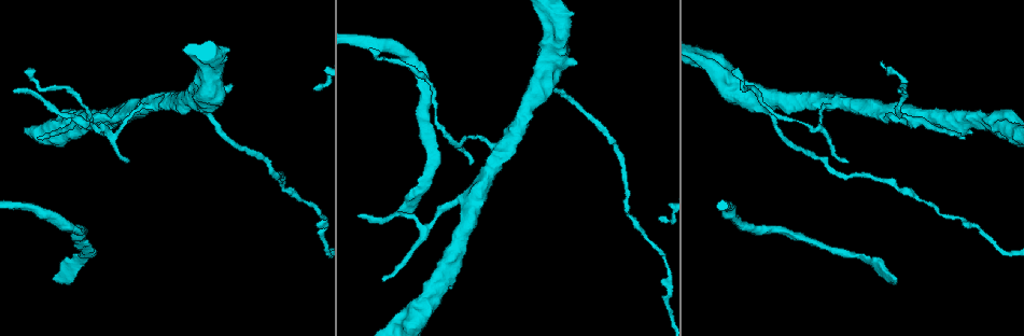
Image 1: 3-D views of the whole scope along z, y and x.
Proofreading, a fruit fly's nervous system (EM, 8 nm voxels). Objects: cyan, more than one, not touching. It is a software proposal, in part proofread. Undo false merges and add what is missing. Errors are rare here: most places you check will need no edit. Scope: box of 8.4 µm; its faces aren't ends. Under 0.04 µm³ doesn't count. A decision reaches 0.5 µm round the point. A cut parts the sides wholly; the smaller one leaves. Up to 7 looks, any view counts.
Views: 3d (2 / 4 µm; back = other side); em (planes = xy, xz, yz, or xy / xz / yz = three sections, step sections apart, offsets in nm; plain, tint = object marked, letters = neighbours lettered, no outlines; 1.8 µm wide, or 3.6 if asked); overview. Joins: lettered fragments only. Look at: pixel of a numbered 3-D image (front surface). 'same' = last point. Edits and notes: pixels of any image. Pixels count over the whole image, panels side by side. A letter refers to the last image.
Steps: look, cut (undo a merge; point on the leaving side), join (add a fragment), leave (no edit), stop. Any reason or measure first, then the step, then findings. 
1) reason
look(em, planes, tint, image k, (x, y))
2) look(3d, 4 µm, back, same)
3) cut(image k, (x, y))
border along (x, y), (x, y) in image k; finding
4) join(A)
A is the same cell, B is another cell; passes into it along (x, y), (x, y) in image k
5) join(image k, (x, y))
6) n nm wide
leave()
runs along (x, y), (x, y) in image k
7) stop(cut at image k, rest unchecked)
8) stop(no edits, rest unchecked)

long arm stops here
look(em, planes, tint, image 1, (733, 72))

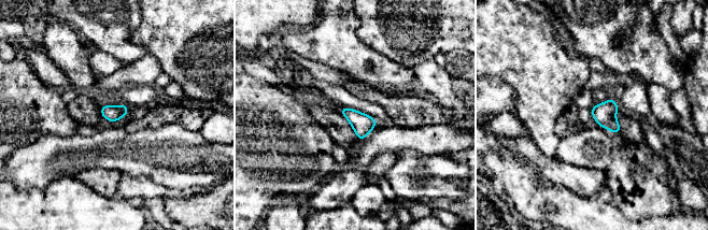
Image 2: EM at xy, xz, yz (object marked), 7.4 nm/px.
what lies round it
look(em, planes, letters, same)

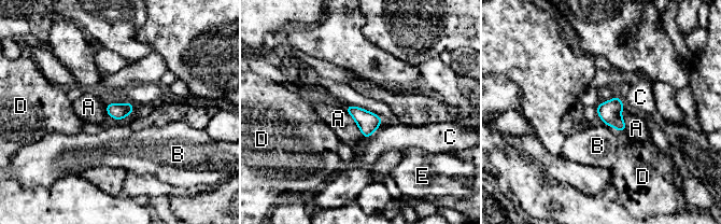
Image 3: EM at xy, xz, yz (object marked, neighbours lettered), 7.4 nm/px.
leave()
A, B, C, D and E are other cells; no lettered fragment goes on from it

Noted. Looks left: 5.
end of a long branch
look(em, planes, tint, image 1, (397, 209))

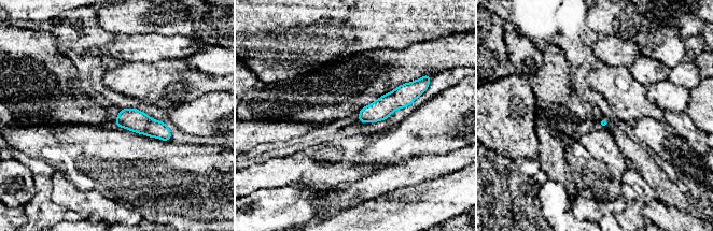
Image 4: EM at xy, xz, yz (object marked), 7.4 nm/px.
what lies round it
look(em, planes, letters, same)

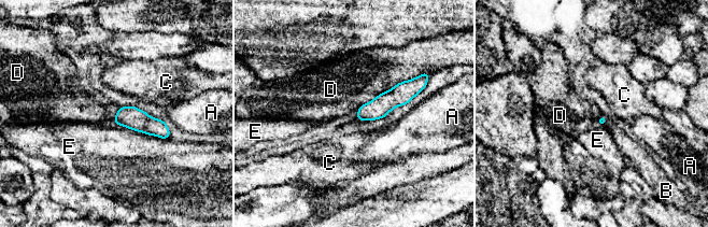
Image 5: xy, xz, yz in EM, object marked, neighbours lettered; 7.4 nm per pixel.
join(B)
B is the same cell, A, C, D and E are other cells; passes into it along (602, 121), (605, 122), (627, 146) in image 5; it goes on there

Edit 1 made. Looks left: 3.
thin neck
look(3d, 2 µm, back, image 1, (435, 218))

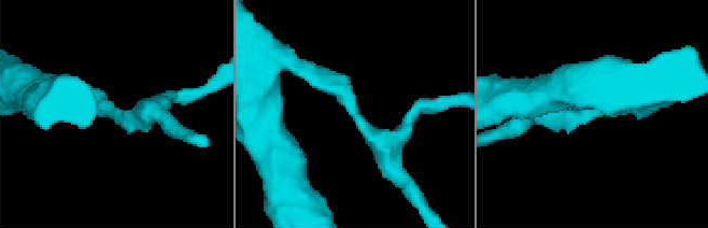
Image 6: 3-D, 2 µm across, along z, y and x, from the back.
now the EM
look(em, planes, letters, image 6, (355, 120))

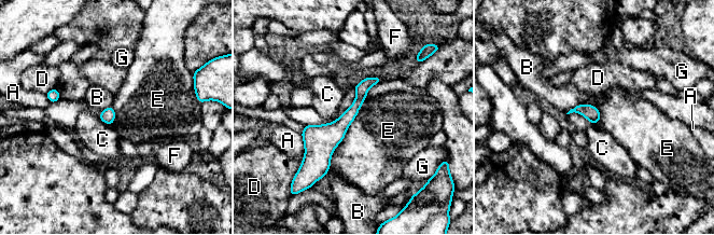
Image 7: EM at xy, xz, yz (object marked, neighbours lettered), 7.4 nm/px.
110 nm wide
leave()
A, B, C, D, E, F and G are other cells; border along (366, 98), (334, 150), (330, 166) in image 7; continuous, no second neuron

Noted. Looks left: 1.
stop(join at image 5, rest unchecked)

